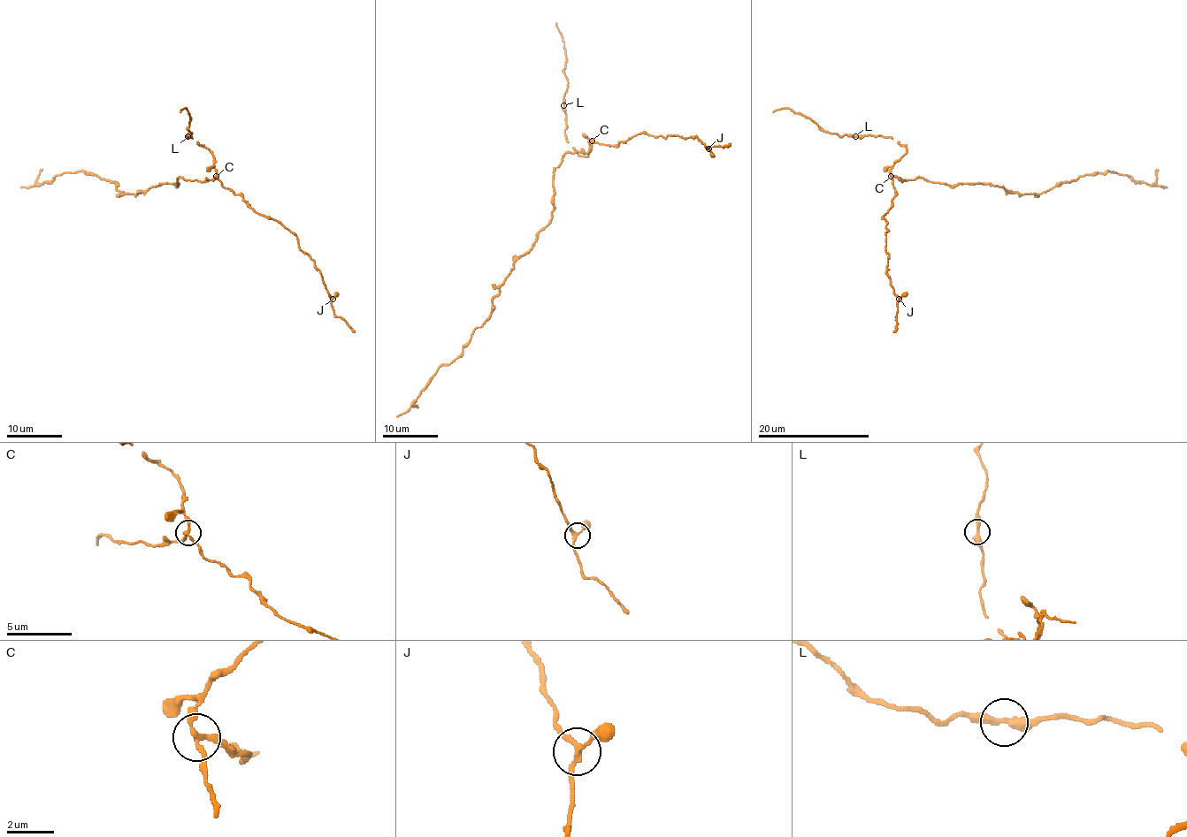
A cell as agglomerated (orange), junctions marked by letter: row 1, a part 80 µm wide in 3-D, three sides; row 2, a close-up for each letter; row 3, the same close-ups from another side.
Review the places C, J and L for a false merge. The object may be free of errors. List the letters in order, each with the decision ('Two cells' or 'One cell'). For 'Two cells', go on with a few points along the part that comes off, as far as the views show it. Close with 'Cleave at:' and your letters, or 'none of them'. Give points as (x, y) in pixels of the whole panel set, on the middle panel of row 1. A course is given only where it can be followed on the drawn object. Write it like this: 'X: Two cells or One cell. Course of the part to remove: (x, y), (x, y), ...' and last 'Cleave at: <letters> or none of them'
C: Two cells. Course of the part to remove: (592, 141), (586, 152), (567, 152), (555, 169), (551, 220), (514, 263), (489, 317), (397, 416)
J: One cell
L: One cell
Cleave at: C

